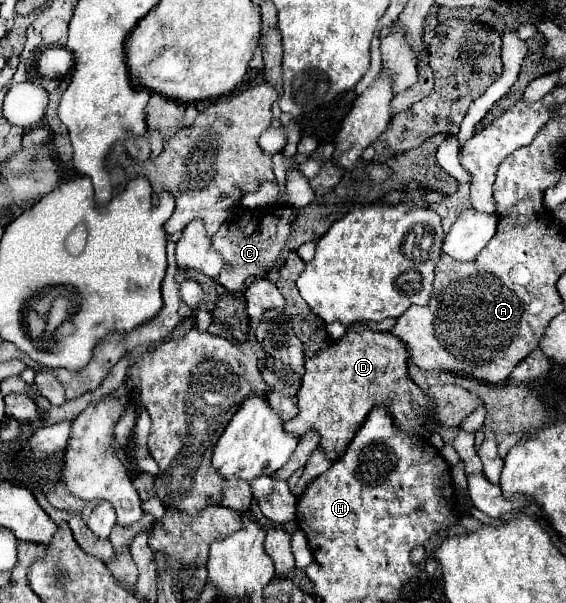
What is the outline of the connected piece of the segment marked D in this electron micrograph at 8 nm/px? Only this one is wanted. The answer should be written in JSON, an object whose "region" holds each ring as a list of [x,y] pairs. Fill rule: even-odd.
{"region":[[[353,324],[339,342],[305,360],[303,384],[297,392],[299,414],[287,420],[283,428],[295,436],[315,430],[319,434],[319,448],[335,462],[347,450],[367,414],[383,404],[399,430],[416,436],[423,424],[433,424],[433,430],[441,434],[445,444],[451,444],[457,430],[437,426],[433,420],[423,418],[425,406],[431,402],[407,376],[407,356],[407,348],[393,334],[373,332],[361,324]]]}

